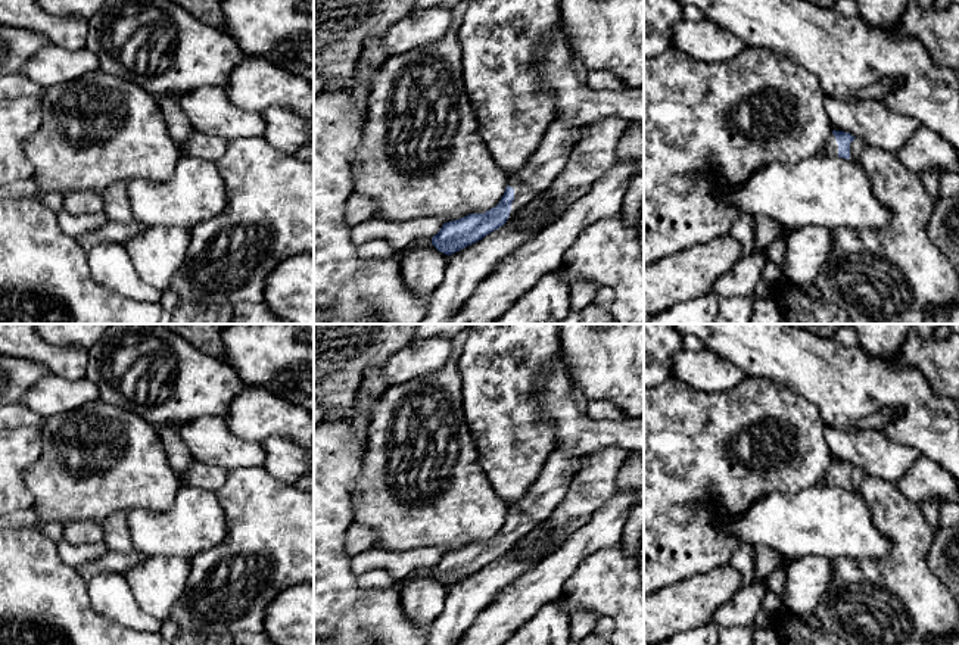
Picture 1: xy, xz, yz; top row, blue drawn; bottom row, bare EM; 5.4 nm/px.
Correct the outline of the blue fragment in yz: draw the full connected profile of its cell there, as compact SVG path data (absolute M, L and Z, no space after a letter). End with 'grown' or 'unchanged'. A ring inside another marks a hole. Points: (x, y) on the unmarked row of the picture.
M832 461L822 483L829 487L856 489L860 471L850 462Z | grown

